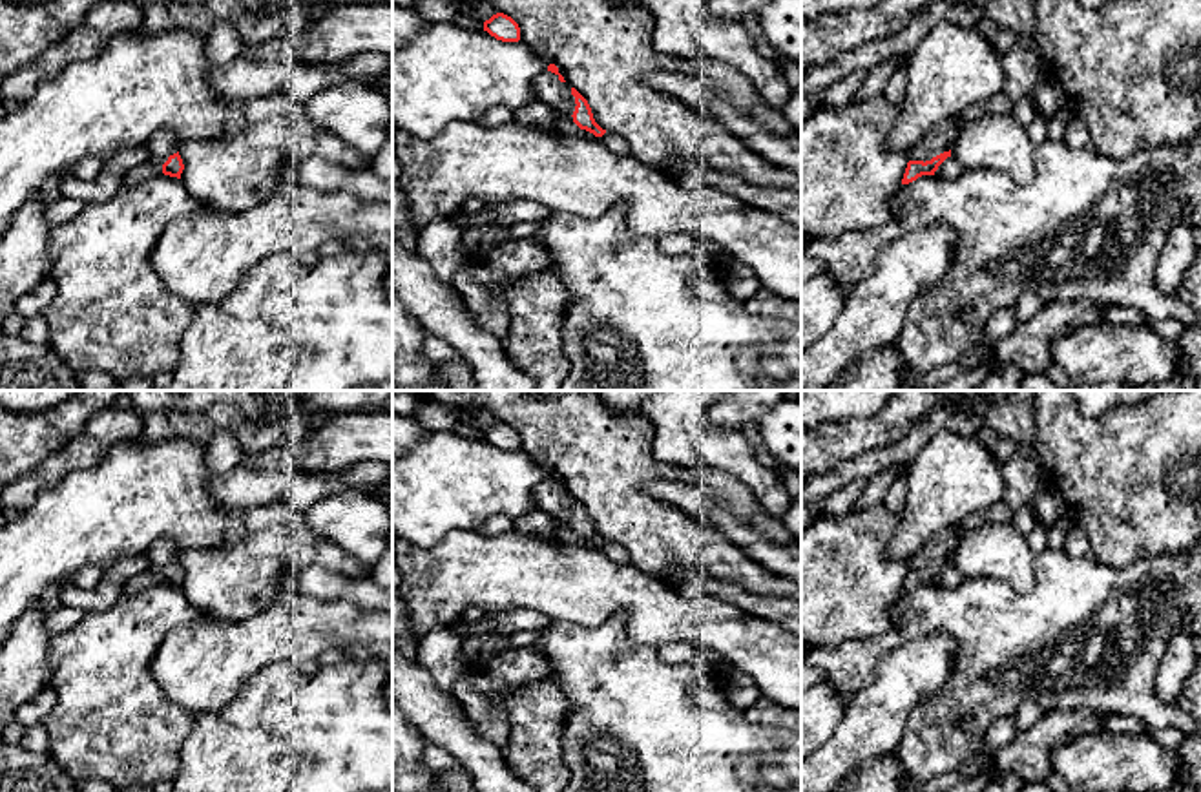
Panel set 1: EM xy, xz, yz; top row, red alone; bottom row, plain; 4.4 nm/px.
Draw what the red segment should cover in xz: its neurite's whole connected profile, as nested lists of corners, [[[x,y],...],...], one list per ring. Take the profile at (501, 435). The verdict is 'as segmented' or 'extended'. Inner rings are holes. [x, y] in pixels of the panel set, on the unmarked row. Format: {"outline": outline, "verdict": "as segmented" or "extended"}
{"outline": [[[496,422],[489,429],[486,429],[484,440],[487,440],[491,445],[502,451],[518,451],[520,449],[518,432],[504,422]]], "verdict": "as segmented"}

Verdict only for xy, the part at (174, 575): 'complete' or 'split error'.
split error

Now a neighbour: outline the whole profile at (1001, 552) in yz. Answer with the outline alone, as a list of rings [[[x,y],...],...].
[[[1011,522],[984,524],[964,533],[951,564],[962,578],[1006,580],[1017,593],[1035,586],[1035,553]]]

